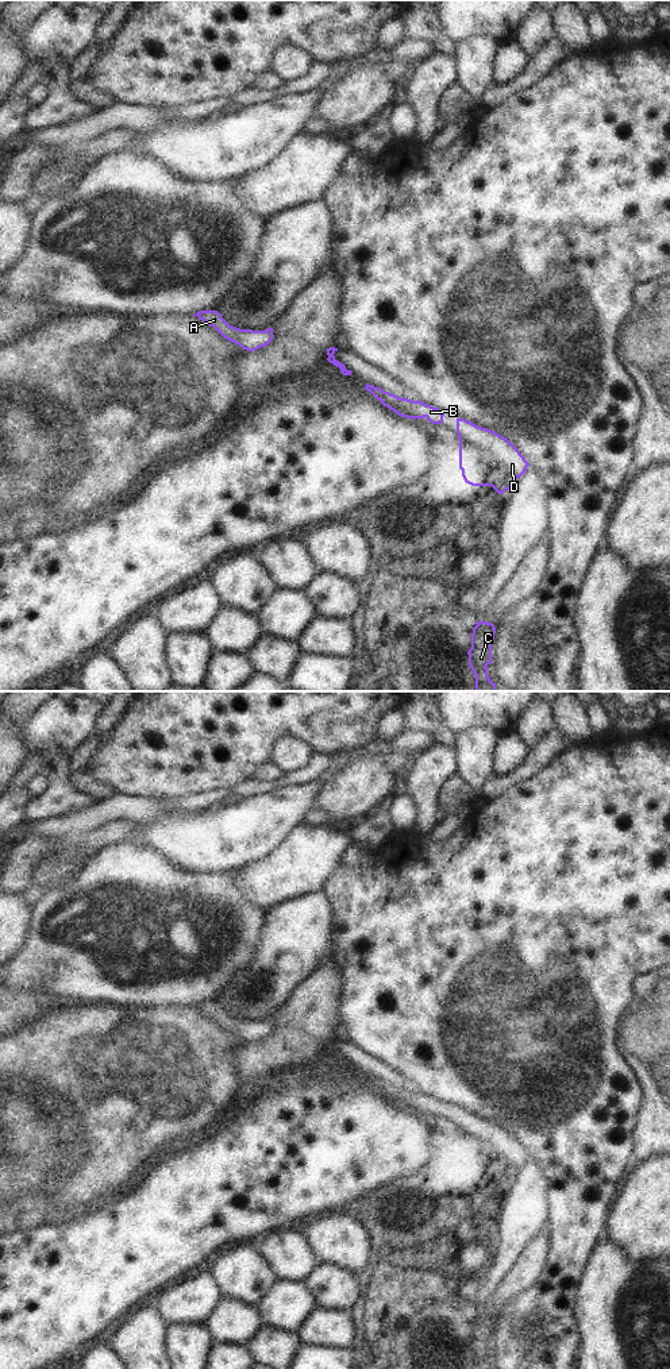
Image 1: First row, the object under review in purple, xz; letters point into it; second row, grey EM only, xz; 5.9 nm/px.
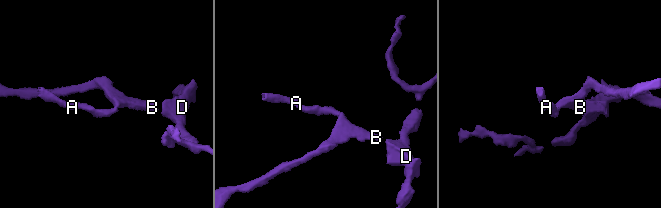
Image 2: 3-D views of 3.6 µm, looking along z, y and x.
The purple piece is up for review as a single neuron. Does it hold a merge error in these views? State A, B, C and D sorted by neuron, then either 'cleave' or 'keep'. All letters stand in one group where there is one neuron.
A / B C D; cleave

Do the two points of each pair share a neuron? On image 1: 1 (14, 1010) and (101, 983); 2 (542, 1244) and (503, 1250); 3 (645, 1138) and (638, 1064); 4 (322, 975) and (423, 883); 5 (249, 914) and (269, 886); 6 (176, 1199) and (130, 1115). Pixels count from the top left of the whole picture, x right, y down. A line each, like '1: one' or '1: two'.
1: two
2: two
3: one
4: two
5: two
6: two

